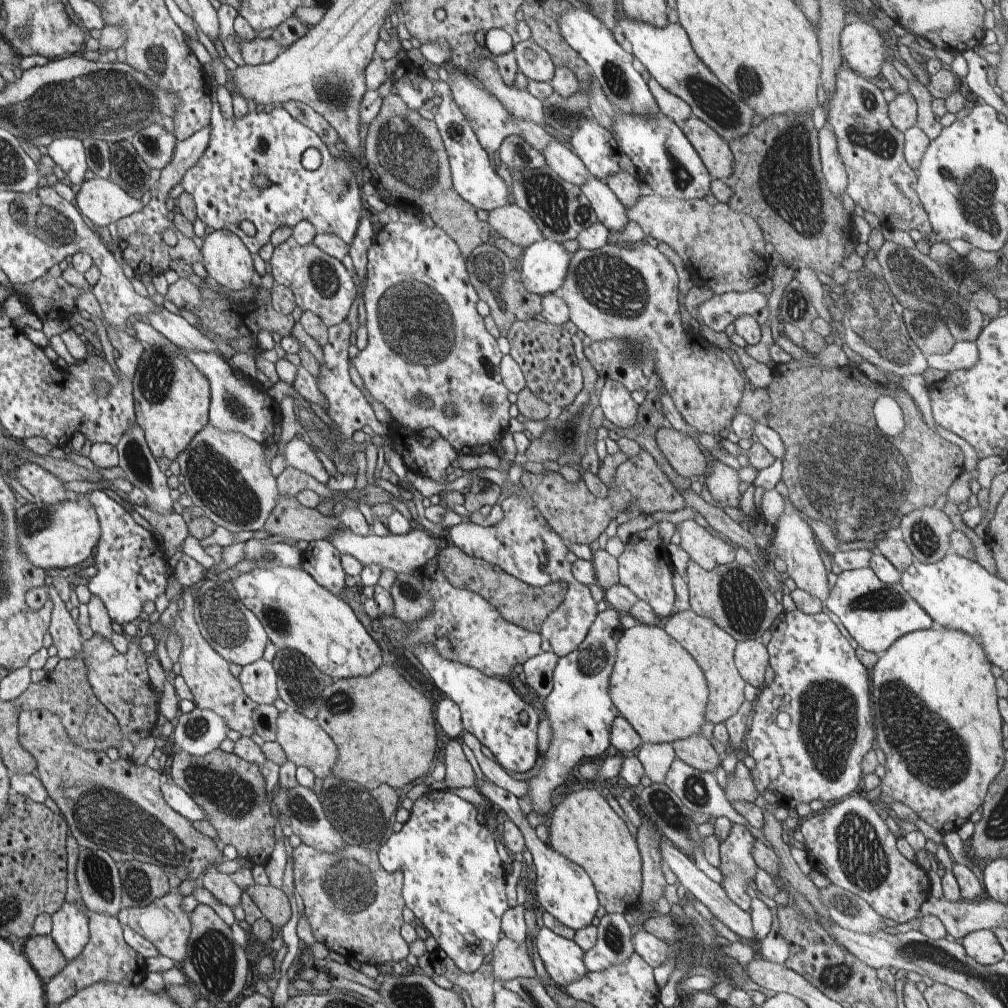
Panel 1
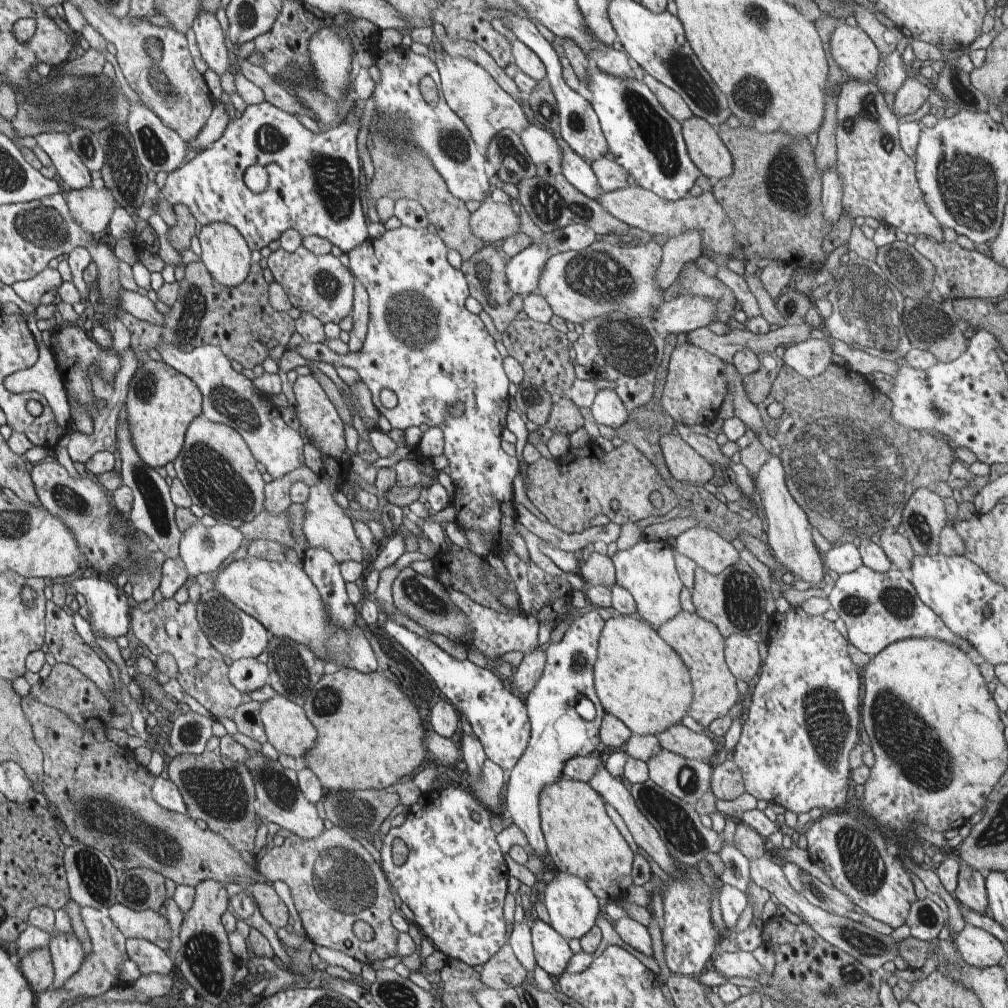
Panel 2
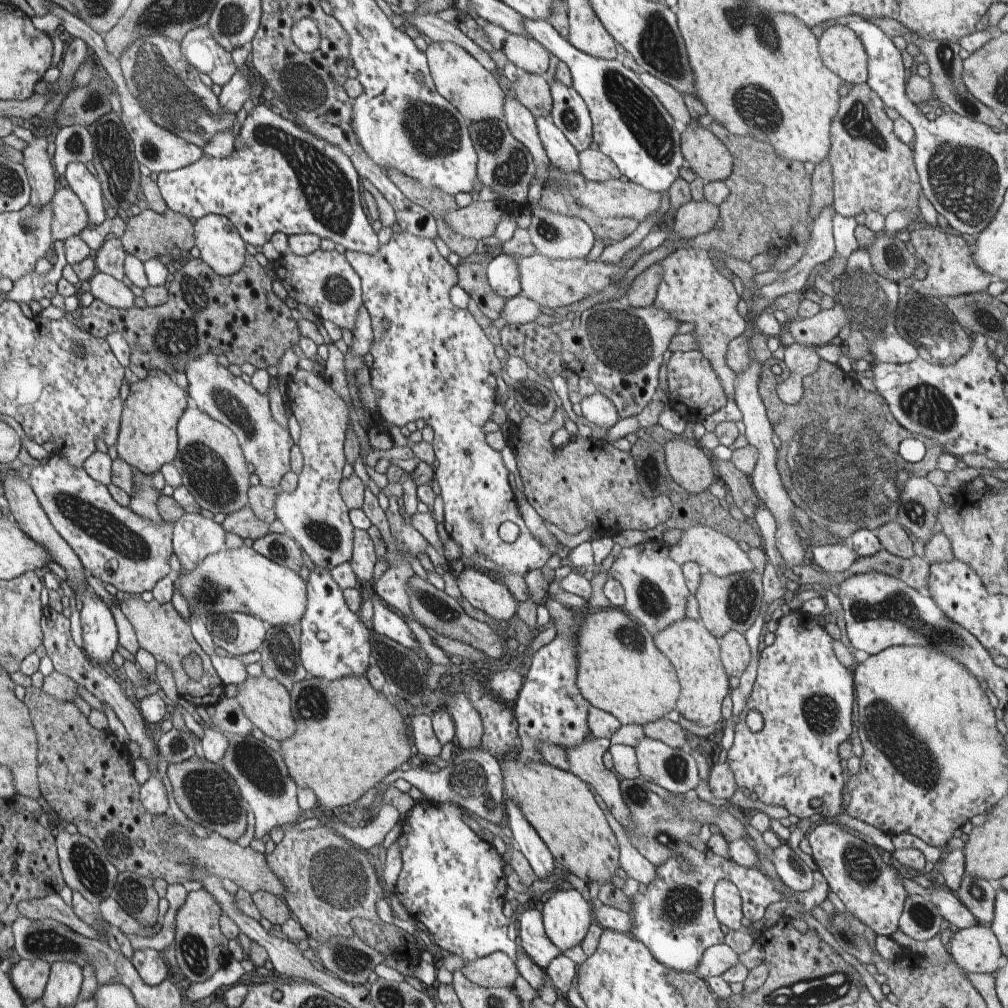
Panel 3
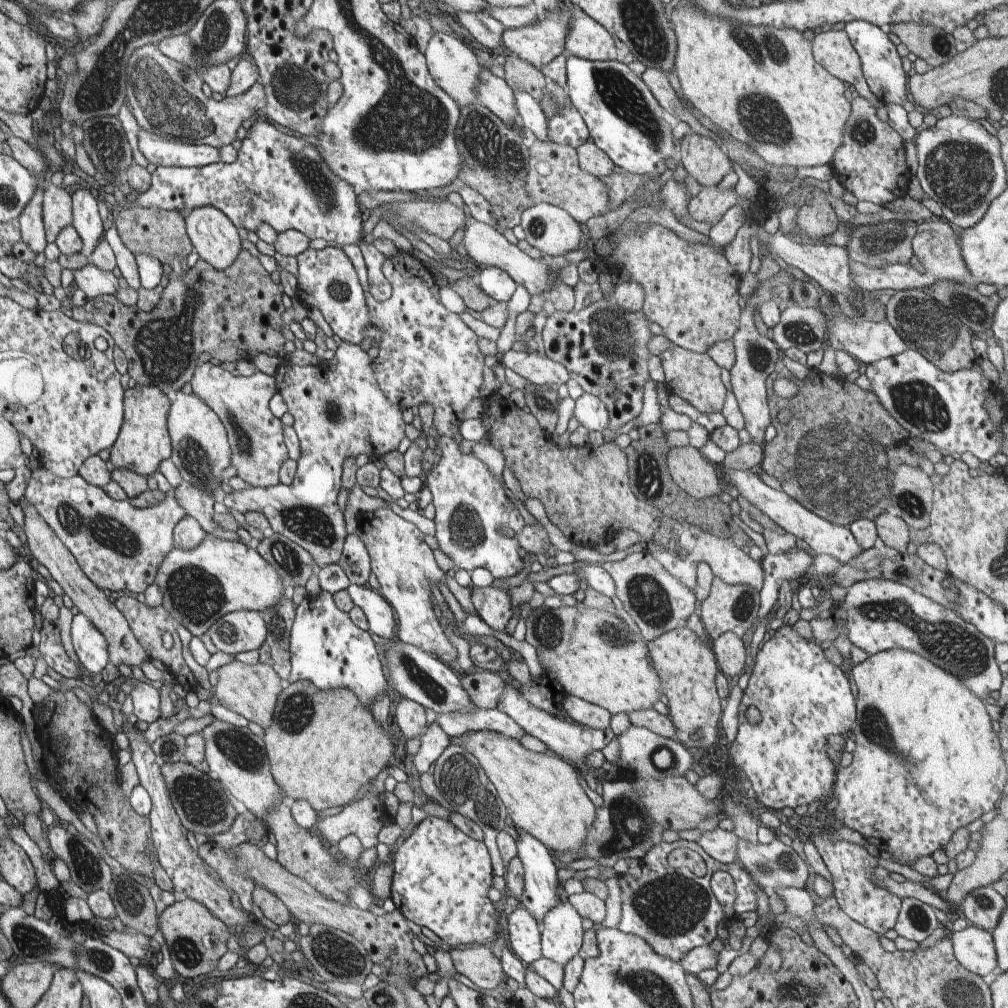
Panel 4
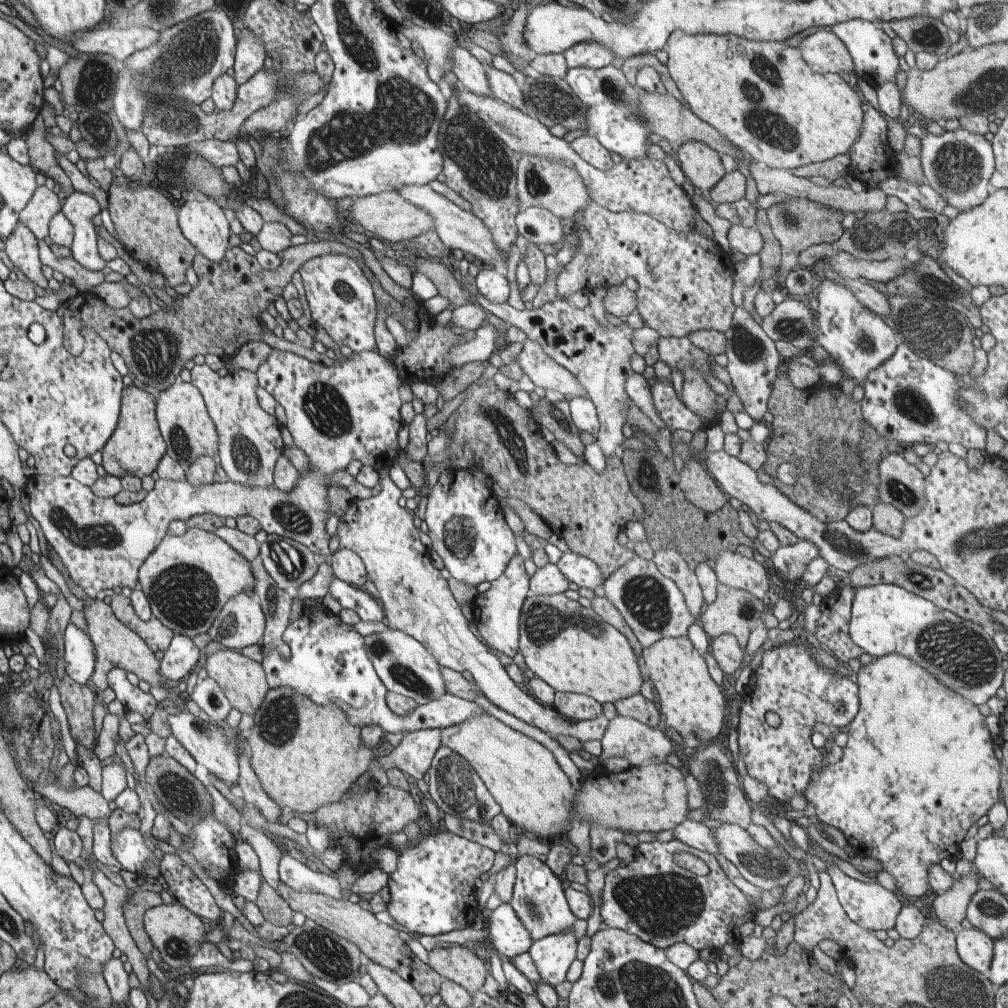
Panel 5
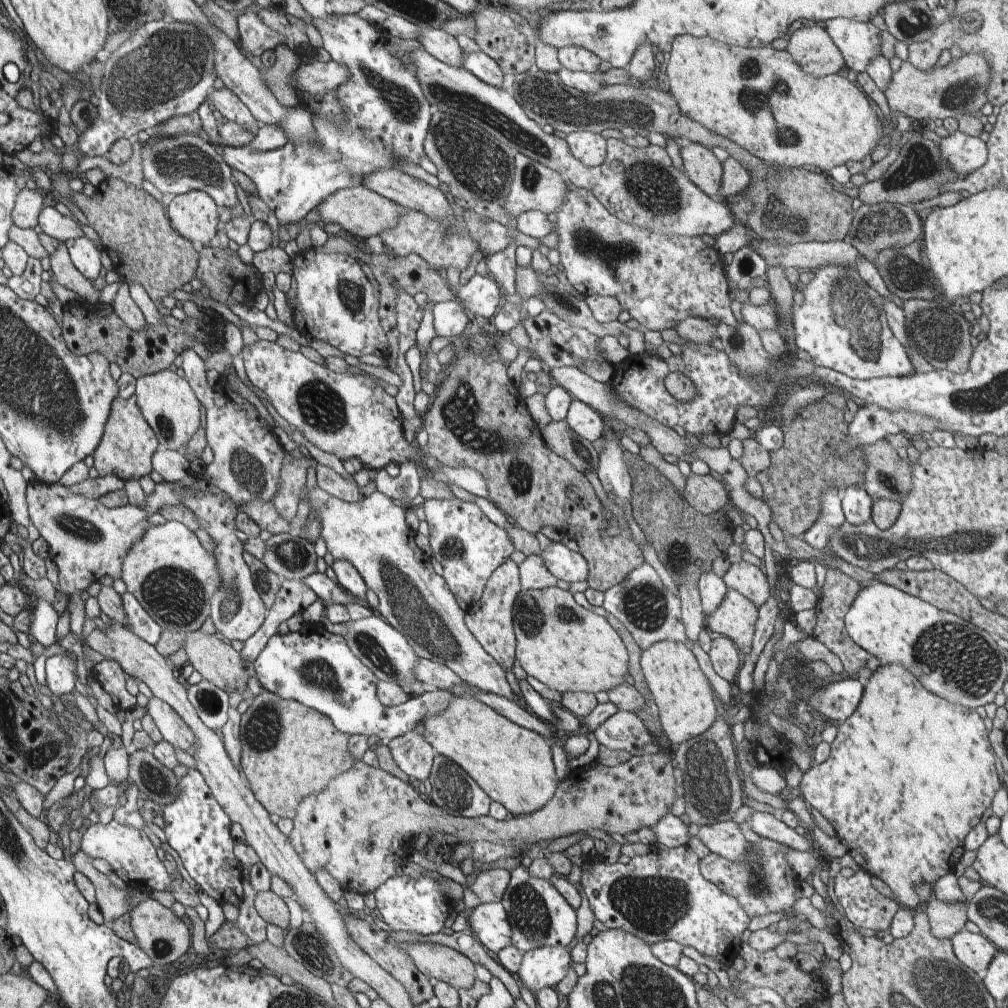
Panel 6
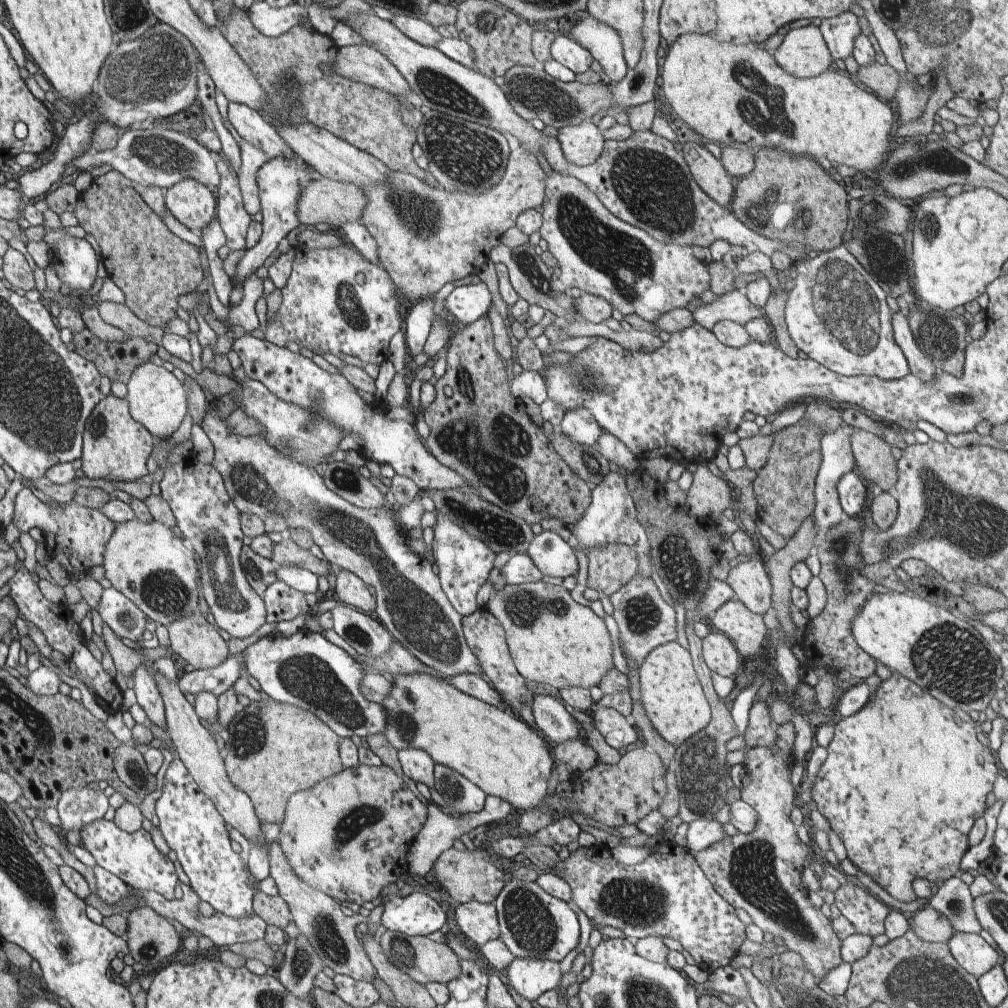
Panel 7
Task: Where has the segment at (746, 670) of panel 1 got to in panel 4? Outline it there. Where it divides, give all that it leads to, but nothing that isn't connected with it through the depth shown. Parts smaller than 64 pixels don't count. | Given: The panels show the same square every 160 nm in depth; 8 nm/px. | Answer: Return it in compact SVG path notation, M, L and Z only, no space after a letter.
M731 631L722 634L711 644L717 666L727 678L743 674L746 666L746 650L743 640Z

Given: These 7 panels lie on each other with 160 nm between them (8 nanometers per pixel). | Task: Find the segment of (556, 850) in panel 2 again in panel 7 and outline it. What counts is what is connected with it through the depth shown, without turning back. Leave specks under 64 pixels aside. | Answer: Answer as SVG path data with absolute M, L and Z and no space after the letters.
M394 674L393 678L393 689L381 706L388 713L384 735L394 748L425 750L435 763L449 766L479 786L486 796L500 797L520 812L540 805L548 792L548 780L556 762L542 736L532 730L520 716L463 693L443 682L441 677L433 677L431 674Z

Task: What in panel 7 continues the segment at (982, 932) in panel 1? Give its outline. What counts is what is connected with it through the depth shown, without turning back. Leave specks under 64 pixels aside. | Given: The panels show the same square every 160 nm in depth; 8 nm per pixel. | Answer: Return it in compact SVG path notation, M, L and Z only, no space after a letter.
M954 932L947 943L956 962L970 975L978 978L1003 959L1000 951L978 933Z

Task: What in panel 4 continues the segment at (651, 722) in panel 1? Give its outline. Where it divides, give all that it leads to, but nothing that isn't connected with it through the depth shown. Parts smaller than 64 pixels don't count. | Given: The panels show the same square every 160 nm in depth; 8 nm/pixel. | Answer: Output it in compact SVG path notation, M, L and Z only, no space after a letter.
M582 603L576 606L561 605L559 608L547 608L545 605L530 610L526 618L525 641L536 649L538 659L544 668L556 674L558 685L569 695L600 706L611 715L626 714L634 710L653 708L664 693L662 680L648 658L647 642L639 634L632 632L627 624L610 612L590 609Z

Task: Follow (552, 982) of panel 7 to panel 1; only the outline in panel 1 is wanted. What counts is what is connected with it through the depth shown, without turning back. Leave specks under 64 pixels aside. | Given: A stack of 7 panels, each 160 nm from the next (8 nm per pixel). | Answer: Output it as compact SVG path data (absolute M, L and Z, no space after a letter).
M485 781L477 789L489 804L496 803L500 806L523 834L525 846L532 853L532 862L536 867L534 871L536 896L534 897L538 898L544 910L575 931L590 925L592 918L598 912L598 906L601 905L590 875L579 864L568 860L552 847L548 847L545 841L538 839L535 828L528 823L527 815L518 805L518 797L514 793Z

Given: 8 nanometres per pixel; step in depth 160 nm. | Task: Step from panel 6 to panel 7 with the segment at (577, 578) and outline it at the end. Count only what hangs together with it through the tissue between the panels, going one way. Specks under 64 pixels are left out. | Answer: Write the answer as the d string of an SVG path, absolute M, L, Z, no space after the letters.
M542 531L534 535L527 553L543 575L568 578L578 574L576 555L570 545L556 533Z

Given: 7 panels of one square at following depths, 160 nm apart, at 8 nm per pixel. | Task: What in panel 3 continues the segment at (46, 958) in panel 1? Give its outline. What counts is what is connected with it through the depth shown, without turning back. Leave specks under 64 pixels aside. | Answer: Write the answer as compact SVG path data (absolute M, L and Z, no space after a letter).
M43 959L20 961L11 968L13 984L29 1002L42 999L50 982L51 964Z

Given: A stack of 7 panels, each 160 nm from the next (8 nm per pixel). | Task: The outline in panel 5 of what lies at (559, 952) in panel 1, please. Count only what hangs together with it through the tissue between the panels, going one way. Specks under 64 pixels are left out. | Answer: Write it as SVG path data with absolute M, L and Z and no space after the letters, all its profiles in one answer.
M509 903L501 904L489 915L486 920L486 930L489 930L486 943L491 946L491 951L498 953L505 962L528 952L533 944L532 938Z

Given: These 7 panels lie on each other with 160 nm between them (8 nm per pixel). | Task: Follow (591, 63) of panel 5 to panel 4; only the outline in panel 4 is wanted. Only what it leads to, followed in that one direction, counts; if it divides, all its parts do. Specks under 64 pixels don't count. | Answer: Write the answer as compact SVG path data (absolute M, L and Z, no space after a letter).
M579 7L570 12L570 26L565 49L578 58L590 61L612 61L617 58L614 38L604 26L587 16Z

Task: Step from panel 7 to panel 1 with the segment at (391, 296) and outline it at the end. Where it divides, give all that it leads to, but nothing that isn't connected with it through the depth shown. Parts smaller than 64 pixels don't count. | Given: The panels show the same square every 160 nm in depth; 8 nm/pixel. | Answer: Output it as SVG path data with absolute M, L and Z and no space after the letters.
M291 236L273 248L269 262L275 282L287 286L294 293L295 303L303 311L316 313L327 327L340 324L347 318L358 292L352 276L341 260L328 256L313 242L301 246Z

